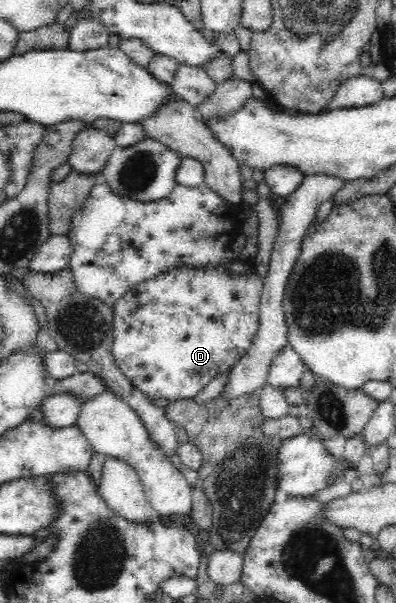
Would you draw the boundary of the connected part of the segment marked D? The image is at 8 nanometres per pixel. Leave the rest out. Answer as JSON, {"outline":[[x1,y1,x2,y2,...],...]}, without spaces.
{"outline":[[217,263,212,267,189,267,184,264,169,267,152,279,137,283,112,306,111,354,115,365,133,388,147,398,192,399,211,380,227,374,253,344,259,326,263,279,255,266,237,264,230,268]]}

